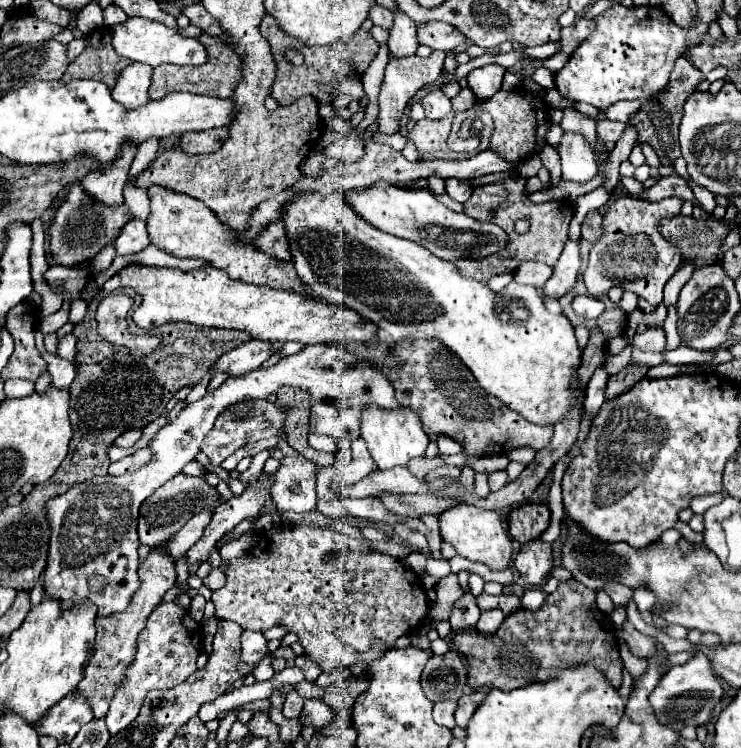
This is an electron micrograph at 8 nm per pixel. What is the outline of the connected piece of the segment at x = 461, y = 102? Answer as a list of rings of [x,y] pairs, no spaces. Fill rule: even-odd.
[[[462,88],[462,90],[452,98],[452,108],[454,108],[454,112],[466,110],[466,108],[470,108],[474,102],[476,102],[476,98],[474,98],[472,90],[470,90],[470,88]]]

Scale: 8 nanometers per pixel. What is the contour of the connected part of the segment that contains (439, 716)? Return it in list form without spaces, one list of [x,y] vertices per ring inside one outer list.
[[[444,700],[444,702],[436,702],[434,704],[434,720],[440,724],[440,726],[446,726],[446,728],[454,728],[454,712],[456,712],[456,702],[452,700]]]

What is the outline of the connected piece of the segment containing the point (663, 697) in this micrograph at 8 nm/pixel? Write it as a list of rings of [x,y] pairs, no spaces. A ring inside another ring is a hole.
[[[698,652],[690,662],[670,668],[662,676],[658,686],[652,690],[648,700],[656,712],[658,722],[680,732],[684,726],[704,726],[710,720],[710,714],[714,706],[720,702],[722,694],[724,694],[722,682],[712,670],[710,660],[702,652]]]

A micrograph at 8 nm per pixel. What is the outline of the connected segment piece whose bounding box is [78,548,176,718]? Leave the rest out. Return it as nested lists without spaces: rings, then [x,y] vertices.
[[[154,548],[150,552],[150,556],[140,564],[138,568],[138,576],[142,580],[140,590],[132,596],[128,608],[120,614],[112,614],[106,618],[96,618],[96,640],[94,640],[94,650],[90,654],[90,660],[84,668],[84,678],[78,684],[78,690],[84,692],[84,696],[88,696],[88,702],[92,704],[92,712],[94,718],[104,718],[104,714],[108,712],[108,706],[114,698],[116,688],[122,684],[126,670],[130,668],[134,656],[136,656],[136,638],[138,632],[144,628],[148,616],[152,614],[152,610],[160,604],[162,596],[166,590],[170,590],[176,582],[176,572],[174,572],[174,562],[168,560],[168,556],[164,556],[164,552],[160,552],[160,548]]]

